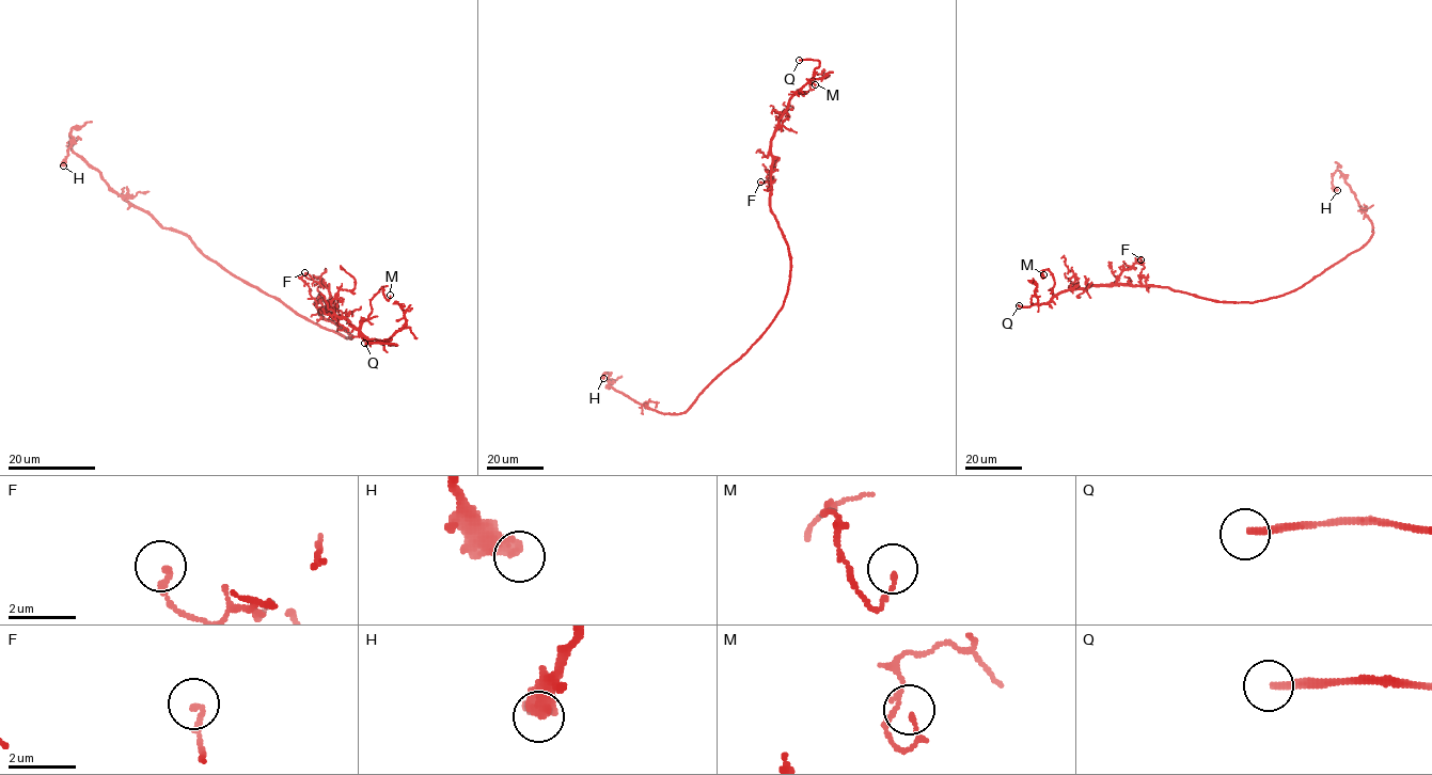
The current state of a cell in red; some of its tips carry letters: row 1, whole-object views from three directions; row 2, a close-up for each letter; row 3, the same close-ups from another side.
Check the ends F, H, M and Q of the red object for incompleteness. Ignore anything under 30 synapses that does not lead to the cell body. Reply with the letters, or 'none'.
Q

